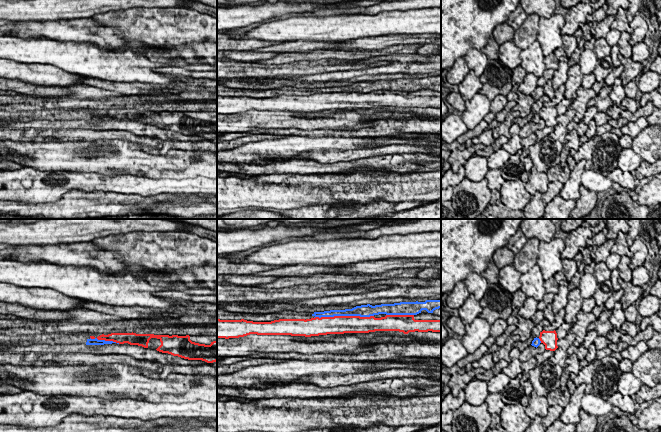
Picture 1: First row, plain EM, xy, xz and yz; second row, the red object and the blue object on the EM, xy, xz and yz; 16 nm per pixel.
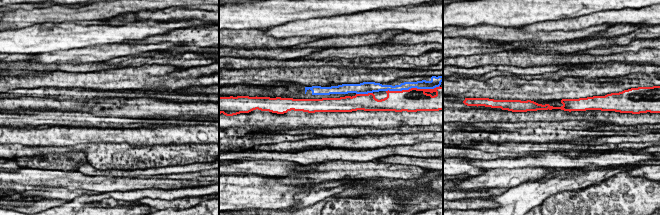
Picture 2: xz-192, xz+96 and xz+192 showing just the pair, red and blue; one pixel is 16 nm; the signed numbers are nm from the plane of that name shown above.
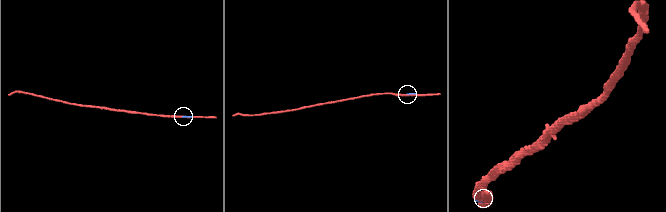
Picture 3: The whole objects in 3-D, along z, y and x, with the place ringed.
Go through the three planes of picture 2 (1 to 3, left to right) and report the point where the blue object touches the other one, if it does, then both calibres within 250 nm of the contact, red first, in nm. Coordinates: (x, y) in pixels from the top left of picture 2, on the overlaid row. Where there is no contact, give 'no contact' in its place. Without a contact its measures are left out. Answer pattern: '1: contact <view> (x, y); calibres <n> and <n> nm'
1: no contact
2: contact xz+96 (412, 88); calibres 380 and 140 nm
3: no contact

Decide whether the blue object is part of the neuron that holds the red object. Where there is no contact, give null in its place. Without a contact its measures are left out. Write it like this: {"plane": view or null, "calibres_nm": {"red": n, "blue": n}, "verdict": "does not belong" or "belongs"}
{"plane": "xz", "calibres_nm": {"red": 280, "blue": 160}, "verdict": "does not belong"}

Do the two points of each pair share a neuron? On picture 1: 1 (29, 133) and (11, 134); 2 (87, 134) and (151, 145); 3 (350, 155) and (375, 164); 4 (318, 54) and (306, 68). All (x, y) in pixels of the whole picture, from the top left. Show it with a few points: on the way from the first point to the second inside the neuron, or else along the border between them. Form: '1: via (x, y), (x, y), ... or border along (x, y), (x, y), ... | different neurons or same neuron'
1: via (25, 134), (15, 134) | same neuron
2: via (103, 134), (120, 134), (135, 138) | same neuron
3: border along (364, 158), (338, 161), (336, 163) | different neurons
4: border along (309, 62), (293, 61), (286, 63) | different neurons

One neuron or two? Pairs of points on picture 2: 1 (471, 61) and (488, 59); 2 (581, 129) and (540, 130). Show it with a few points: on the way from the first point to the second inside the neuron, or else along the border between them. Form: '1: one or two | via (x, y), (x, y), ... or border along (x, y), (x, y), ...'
1: one | via (475, 61), (484, 59)
2: one | via (571, 130), (550, 130)

